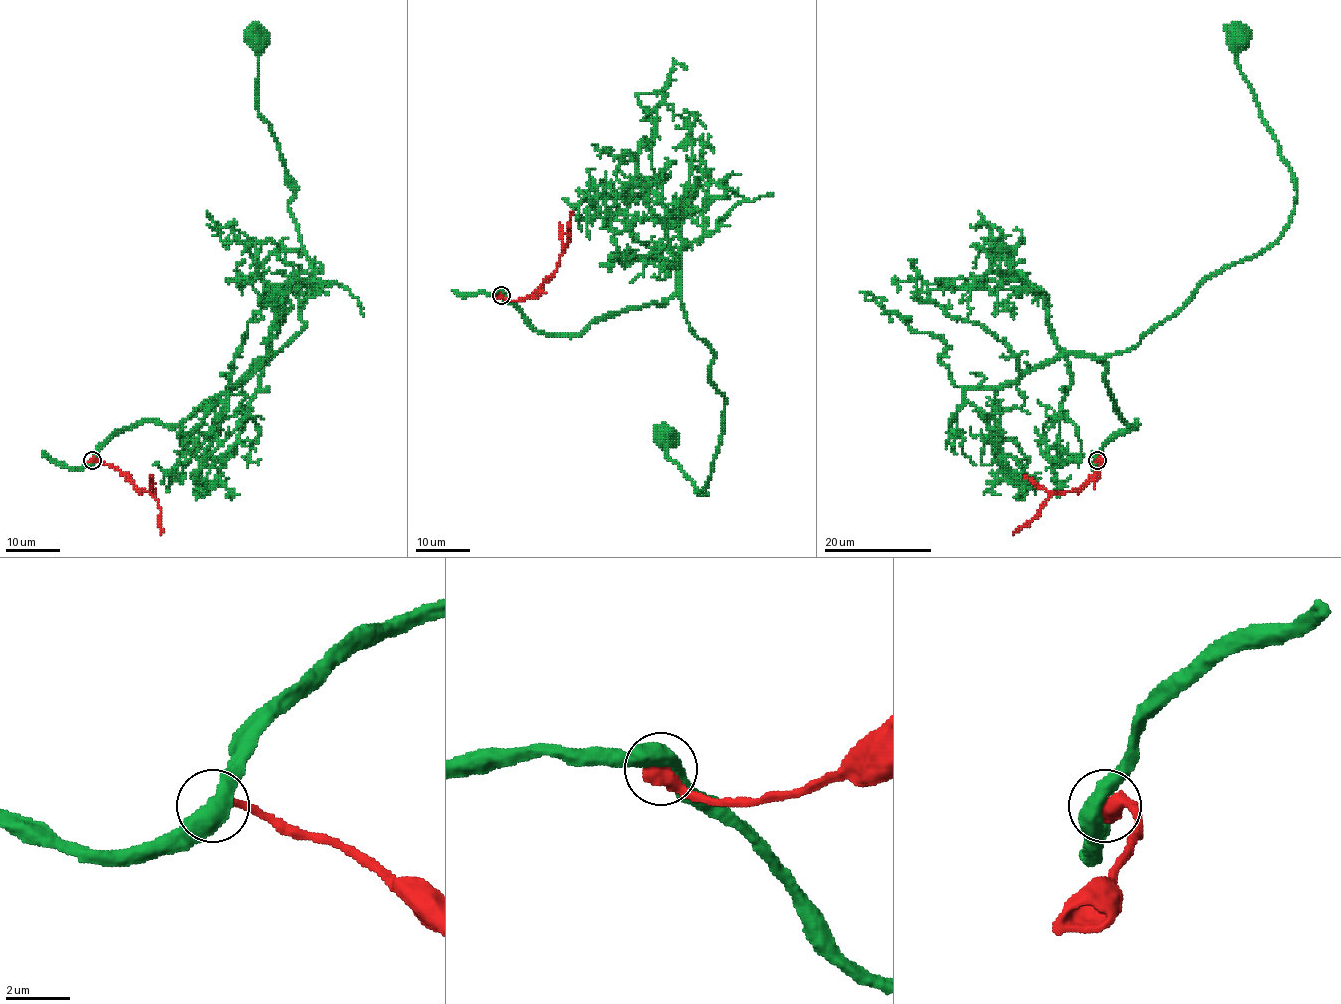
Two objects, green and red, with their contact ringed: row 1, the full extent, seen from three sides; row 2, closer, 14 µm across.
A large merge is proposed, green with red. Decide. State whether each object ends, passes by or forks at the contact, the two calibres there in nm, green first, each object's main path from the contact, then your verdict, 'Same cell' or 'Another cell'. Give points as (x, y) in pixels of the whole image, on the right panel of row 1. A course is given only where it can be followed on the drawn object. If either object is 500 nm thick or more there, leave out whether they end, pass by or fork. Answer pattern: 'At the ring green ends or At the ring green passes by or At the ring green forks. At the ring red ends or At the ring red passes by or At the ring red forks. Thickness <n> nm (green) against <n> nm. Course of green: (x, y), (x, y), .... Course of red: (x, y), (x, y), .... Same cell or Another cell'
Thickness 500 nm (green) against 600 nm. Course of green: (1096, 460), (1137, 422), (1095, 360), (1263, 252), (1295, 207), (1237, 37). Course of red: (1096, 460), (1102, 462), (1102, 466), (1080, 488), (1052, 495), (1041, 511), (1014, 534). Another cell

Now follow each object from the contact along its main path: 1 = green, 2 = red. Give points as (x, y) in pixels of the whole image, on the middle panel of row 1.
1: (502, 295), (537, 330), (579, 335), (677, 293), (725, 400), (703, 496), (667, 457), (668, 435)
2: (501, 295), (509, 300), (524, 300), (556, 269), (561, 250), (570, 239), (571, 212)

